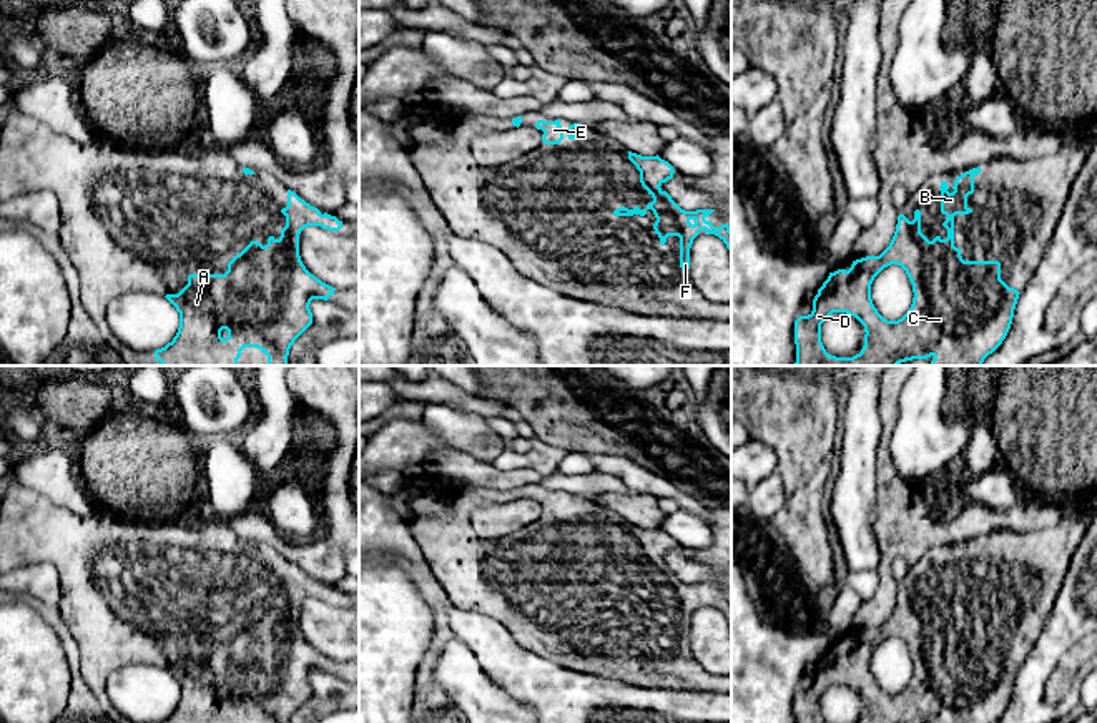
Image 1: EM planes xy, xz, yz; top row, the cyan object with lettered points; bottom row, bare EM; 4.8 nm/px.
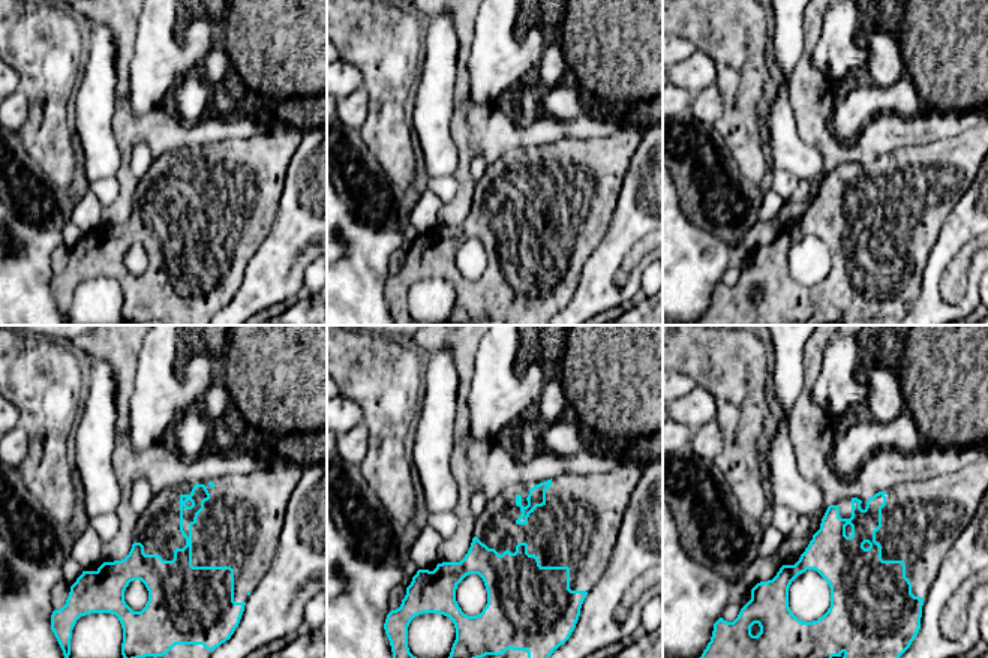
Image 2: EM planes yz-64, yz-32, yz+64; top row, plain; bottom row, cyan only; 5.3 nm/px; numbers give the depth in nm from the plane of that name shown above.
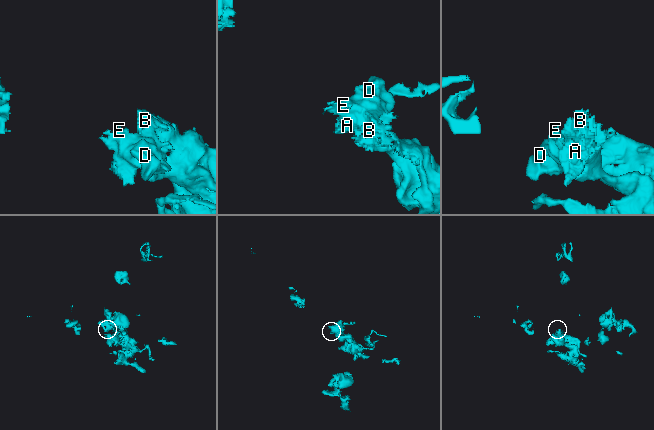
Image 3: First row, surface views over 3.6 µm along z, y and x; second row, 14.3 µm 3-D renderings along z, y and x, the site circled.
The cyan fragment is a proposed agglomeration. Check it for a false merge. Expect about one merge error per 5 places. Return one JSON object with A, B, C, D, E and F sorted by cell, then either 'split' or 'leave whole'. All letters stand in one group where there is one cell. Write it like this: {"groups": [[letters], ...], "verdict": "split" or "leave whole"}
{"groups": [["A", "B", "C", "D", "E", "F"]], "verdict": "leave whole"}

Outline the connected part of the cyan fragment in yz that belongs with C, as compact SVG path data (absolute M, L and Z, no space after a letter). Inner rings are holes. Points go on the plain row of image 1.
M972 540L956 550L952 565L947 553L941 553L941 585L947 588L942 598L947 610L936 608L929 613L921 605L921 583L914 583L909 593L898 588L898 597L889 618L879 628L866 628L853 633L851 640L829 645L813 671L813 683L794 693L796 723L826 723L821 715L821 696L833 685L854 688L864 698L864 718L861 723L996 723L1006 711L1019 663L1001 652L999 633L964 633L961 622L954 618L954 588L969 587L967 568L974 565L974 548L981 540ZM888 638L901 638L913 657L913 676L898 693L884 691L873 676L871 657Z

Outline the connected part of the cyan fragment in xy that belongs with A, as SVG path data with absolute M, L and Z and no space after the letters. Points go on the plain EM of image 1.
M288 562L288 578L281 585L286 588L286 598L278 612L269 608L266 618L251 613L228 635L224 647L189 647L188 657L178 666L165 668L180 685L180 700L173 713L156 723L291 721L312 696L311 673L327 673L336 663L303 637L299 607L307 598L339 603L342 593L327 585L322 587L291 562Z

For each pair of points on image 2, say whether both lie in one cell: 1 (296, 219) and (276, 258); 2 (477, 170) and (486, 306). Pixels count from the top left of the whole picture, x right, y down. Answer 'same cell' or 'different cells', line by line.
1: same cell
2: different cells

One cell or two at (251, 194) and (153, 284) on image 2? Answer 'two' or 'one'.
one

